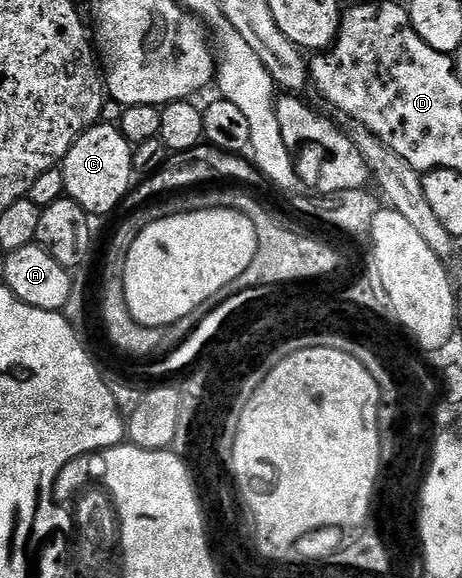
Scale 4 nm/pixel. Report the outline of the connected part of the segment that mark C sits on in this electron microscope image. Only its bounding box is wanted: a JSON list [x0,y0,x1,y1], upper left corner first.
[60,121,135,216]

